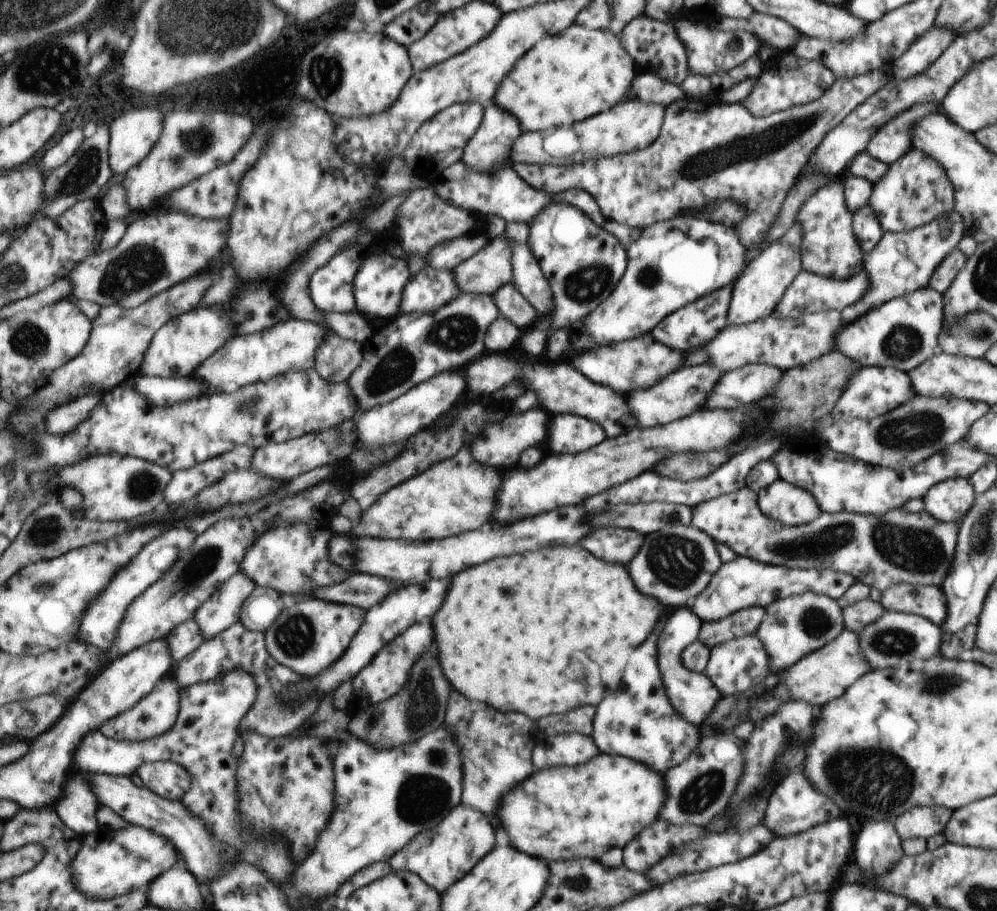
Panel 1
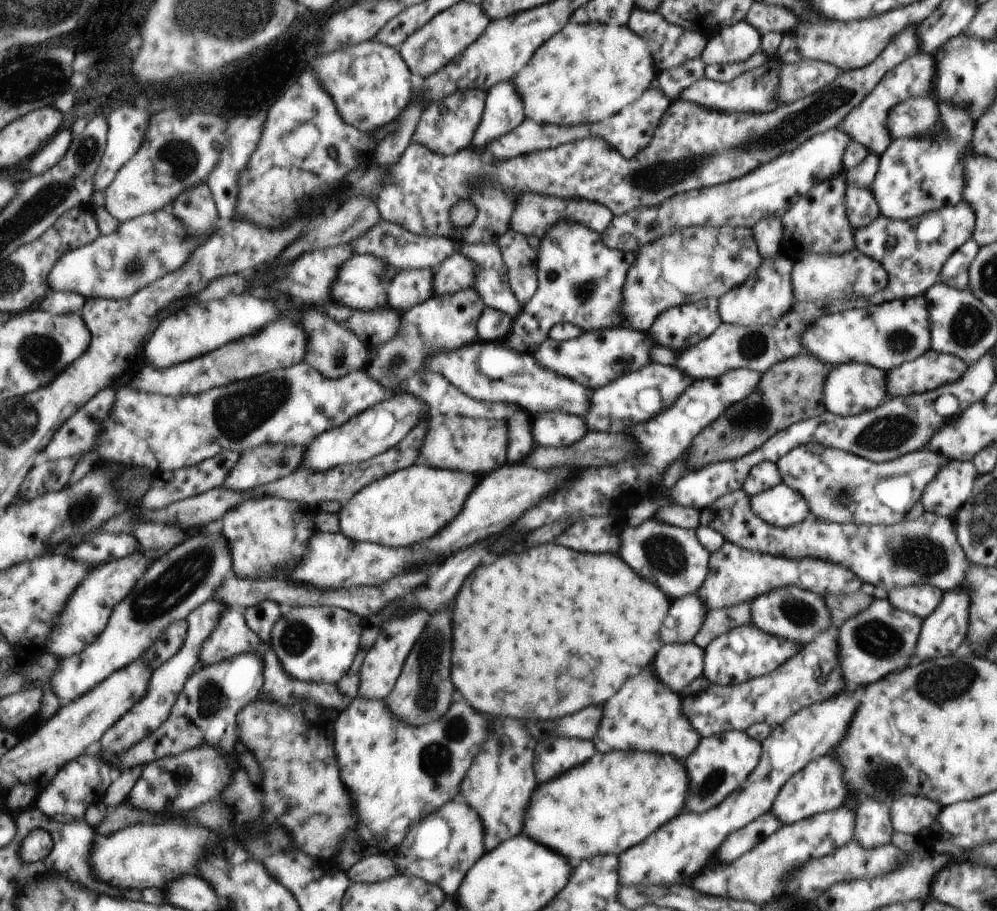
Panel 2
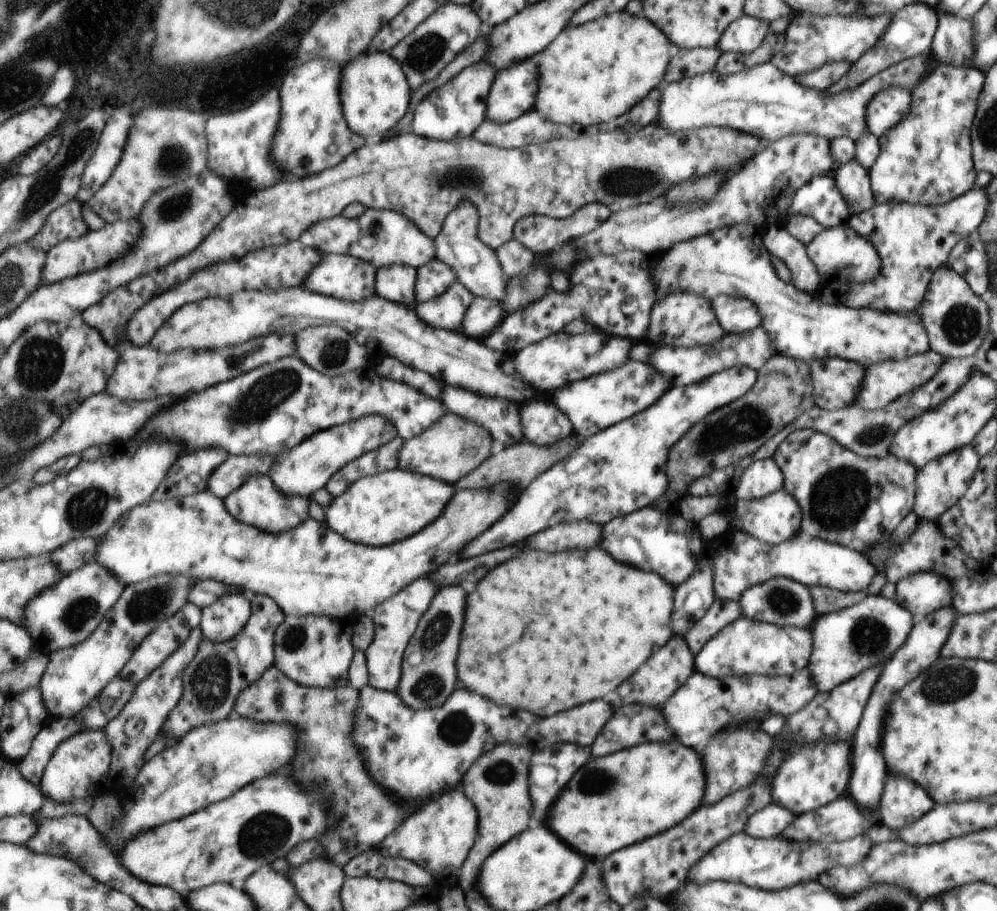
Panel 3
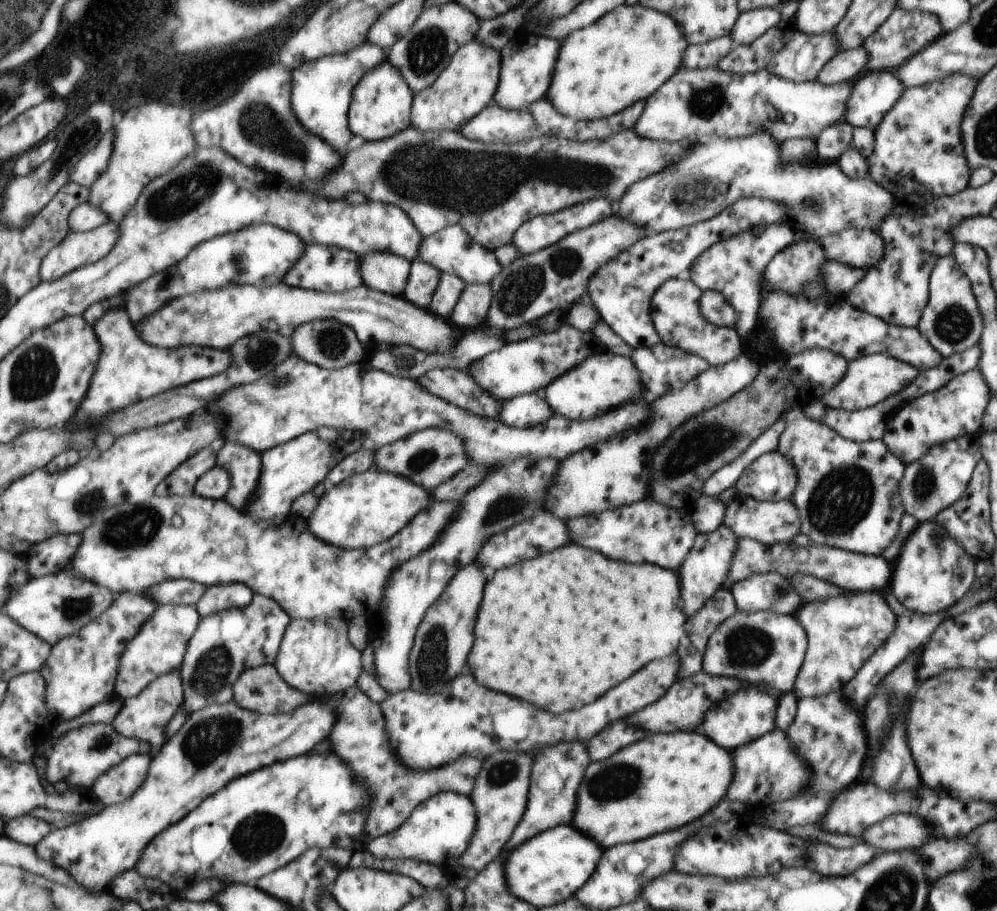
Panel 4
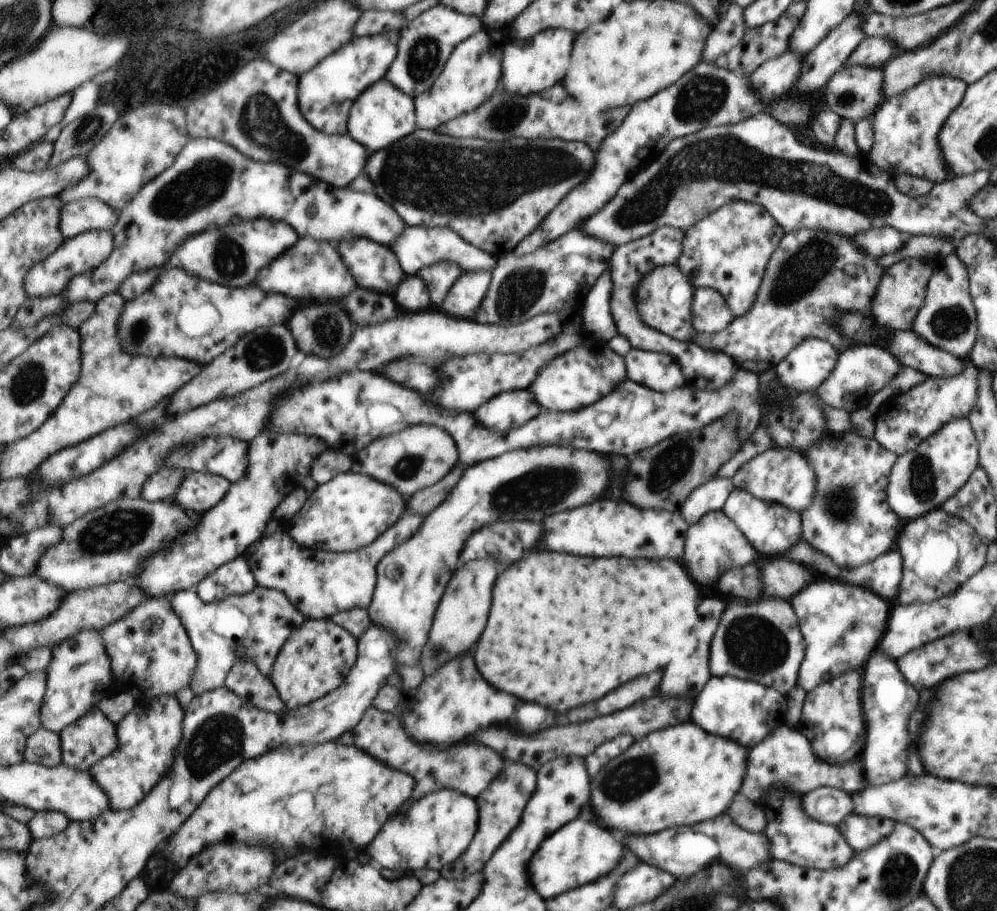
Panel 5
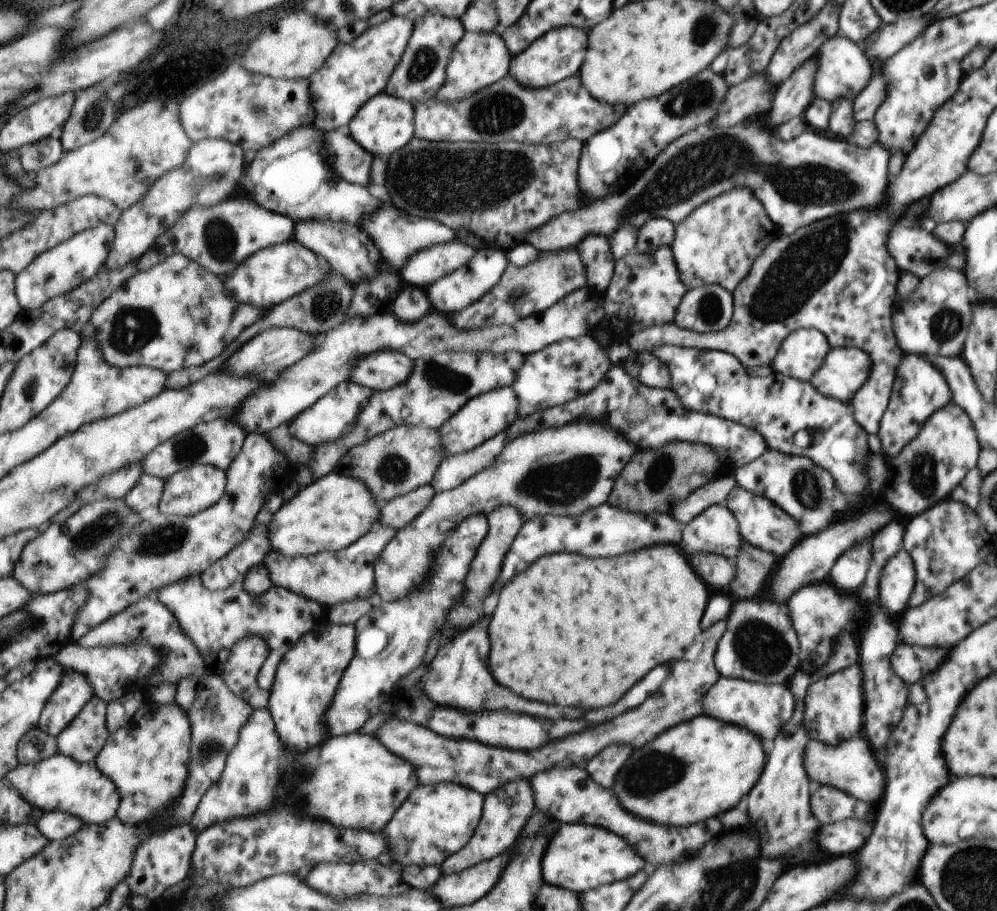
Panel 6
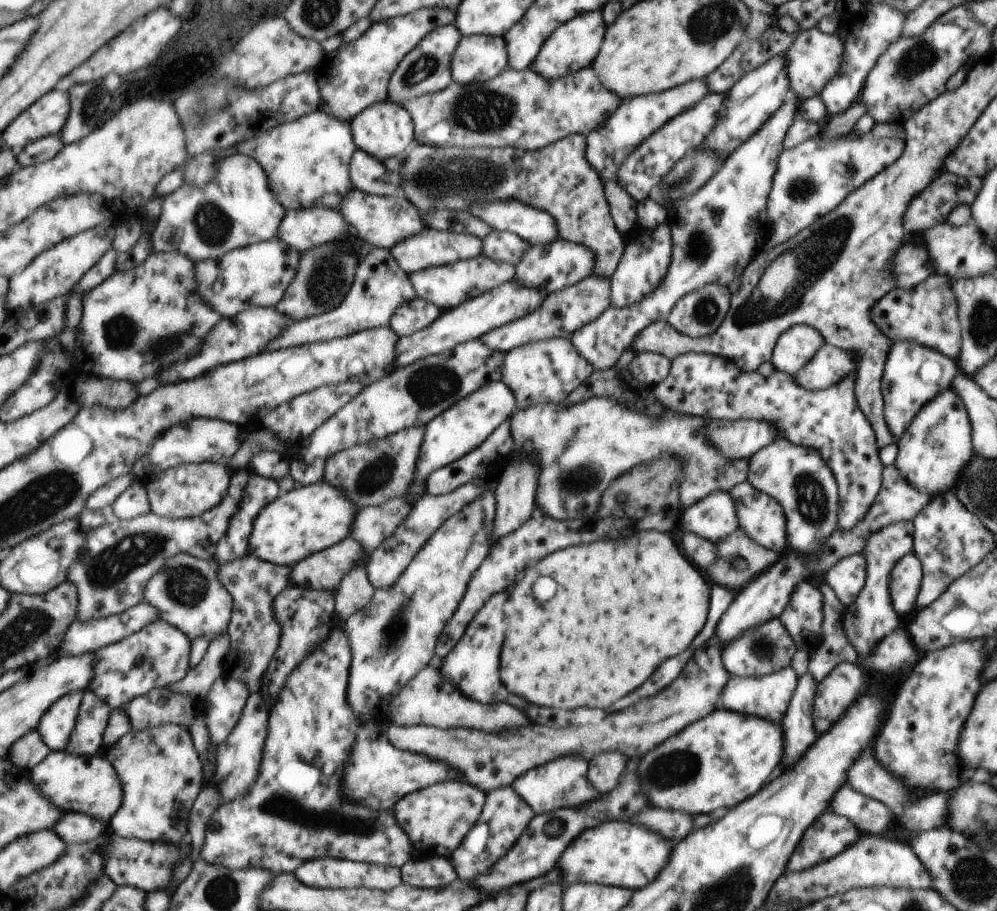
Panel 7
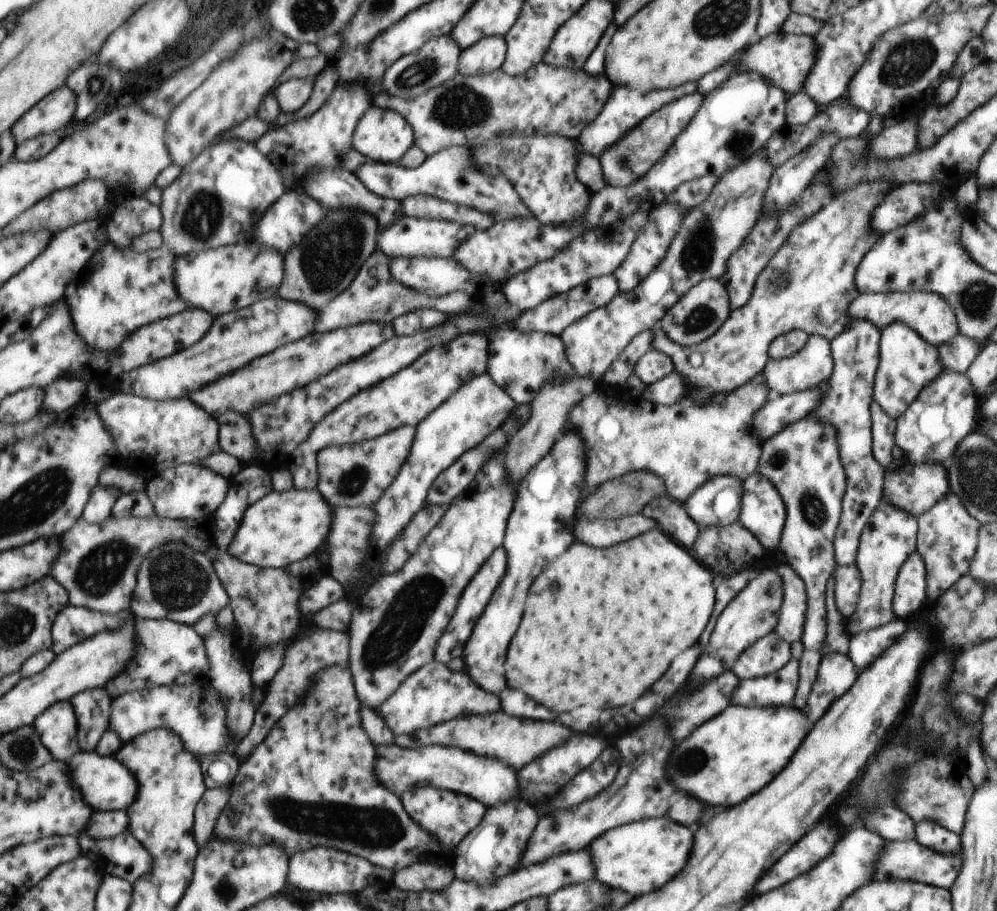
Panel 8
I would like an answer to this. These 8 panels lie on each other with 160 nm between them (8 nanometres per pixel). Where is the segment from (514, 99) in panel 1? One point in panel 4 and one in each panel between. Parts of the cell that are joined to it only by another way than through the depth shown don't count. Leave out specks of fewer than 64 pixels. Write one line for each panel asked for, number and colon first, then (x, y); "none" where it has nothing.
2: (568, 82)
3: (611, 64)
4: (626, 57)

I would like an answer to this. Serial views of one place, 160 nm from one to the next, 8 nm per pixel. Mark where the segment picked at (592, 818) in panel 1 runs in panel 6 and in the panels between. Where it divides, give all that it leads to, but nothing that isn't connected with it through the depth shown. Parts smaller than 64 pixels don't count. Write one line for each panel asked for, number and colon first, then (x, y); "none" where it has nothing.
2: (608, 804)
3: (619, 799)
4: (641, 791)
5: (679, 775)
6: (683, 777)

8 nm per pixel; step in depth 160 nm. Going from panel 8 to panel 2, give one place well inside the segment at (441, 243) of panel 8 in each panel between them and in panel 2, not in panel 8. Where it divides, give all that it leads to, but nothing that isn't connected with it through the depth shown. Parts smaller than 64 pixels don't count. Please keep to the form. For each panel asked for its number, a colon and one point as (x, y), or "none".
2: (442, 324)
3: (446, 311)
4: (446, 294)
5: (439, 277)
6: (426, 266)
7: (430, 248)

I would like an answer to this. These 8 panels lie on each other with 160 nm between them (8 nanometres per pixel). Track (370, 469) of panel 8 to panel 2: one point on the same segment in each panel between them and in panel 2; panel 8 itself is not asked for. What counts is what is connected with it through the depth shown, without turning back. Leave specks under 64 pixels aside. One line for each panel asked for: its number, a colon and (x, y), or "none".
2: (460, 444)
3: (449, 449)
4: (430, 457)
5: (415, 458)
6: (392, 463)
7: (372, 473)

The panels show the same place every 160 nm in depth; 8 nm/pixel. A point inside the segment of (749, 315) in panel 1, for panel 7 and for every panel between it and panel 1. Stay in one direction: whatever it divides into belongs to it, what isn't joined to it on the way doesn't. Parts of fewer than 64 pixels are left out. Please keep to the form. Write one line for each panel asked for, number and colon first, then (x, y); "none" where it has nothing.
2: (761, 299)
3: (736, 314)
4: (714, 306)
5: (710, 314)
6: (707, 308)
7: (699, 313)

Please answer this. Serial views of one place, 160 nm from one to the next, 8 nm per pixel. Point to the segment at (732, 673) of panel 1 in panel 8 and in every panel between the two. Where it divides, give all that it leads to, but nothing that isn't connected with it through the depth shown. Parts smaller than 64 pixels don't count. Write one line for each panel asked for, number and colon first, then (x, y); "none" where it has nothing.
2: (742, 653)
3: (745, 647)
4: (762, 647)
5: (763, 642)
6: (759, 644)
7: (767, 648)
8: (768, 654)

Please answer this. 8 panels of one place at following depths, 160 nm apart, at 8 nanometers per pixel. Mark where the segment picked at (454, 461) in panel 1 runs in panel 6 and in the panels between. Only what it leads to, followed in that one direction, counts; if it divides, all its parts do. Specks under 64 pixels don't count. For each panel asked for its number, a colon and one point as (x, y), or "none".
2: (399, 509)
3: (388, 506)
4: (367, 508)
5: (347, 513)
6: (330, 514)

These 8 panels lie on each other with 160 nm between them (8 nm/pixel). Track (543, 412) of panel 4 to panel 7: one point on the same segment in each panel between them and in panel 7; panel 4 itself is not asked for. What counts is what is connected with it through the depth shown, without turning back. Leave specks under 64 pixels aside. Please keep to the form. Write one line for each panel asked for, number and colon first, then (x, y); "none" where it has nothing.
5: (506, 411)
6: (486, 416)
7: (464, 426)

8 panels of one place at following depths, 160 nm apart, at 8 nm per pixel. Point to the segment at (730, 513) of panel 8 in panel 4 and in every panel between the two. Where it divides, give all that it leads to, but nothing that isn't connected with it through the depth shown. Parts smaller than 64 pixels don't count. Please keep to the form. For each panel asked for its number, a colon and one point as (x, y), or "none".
4: (702, 571)
5: (713, 545)
6: (714, 530)
7: (713, 518)

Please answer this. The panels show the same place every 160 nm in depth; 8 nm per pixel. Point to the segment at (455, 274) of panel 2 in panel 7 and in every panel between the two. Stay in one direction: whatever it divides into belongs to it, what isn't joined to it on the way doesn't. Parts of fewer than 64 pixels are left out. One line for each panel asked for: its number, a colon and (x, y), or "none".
3: (434, 278)
4: (423, 279)
5: (412, 294)
6: (411, 304)
7: (411, 316)

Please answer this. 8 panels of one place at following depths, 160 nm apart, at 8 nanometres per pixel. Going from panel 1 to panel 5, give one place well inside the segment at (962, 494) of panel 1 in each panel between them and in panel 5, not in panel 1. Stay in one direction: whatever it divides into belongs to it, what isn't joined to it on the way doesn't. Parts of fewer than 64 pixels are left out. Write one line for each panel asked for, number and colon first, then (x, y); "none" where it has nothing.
2: (945, 493)
3: (939, 485)
4: (936, 481)
5: (922, 480)

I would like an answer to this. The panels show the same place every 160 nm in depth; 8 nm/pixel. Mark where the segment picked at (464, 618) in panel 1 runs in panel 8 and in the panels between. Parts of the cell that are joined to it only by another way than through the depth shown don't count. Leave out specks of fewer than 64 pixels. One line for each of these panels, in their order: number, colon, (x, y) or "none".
2: (509, 661)
3: (553, 630)
4: (558, 631)
5: (559, 623)
6: (571, 631)
7: (621, 608)
8: (619, 615)

